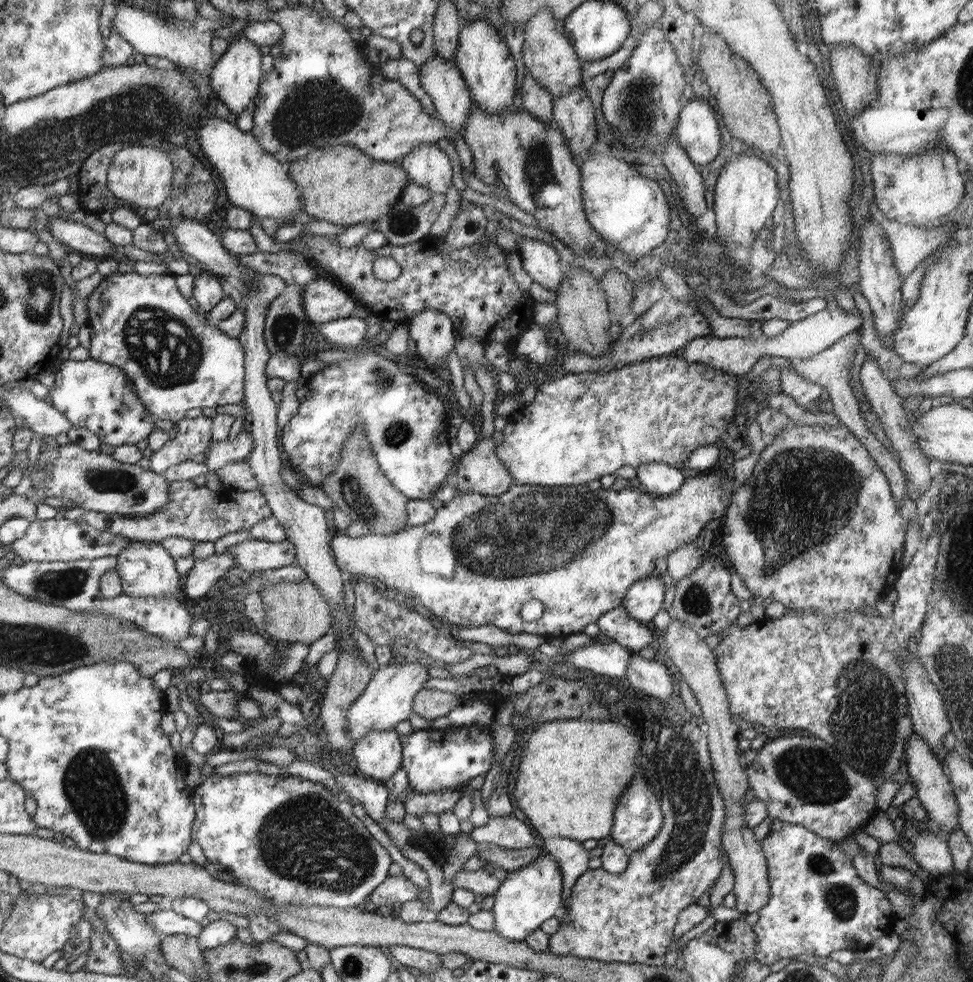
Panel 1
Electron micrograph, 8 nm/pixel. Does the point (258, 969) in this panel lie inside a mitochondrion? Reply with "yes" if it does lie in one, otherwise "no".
yes

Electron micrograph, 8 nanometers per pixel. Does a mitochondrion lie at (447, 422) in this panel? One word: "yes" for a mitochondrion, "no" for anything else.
no

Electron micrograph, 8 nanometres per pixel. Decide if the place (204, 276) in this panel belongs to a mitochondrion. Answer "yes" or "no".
no

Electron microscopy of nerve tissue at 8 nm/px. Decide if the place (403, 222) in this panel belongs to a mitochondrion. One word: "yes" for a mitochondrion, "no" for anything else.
yes

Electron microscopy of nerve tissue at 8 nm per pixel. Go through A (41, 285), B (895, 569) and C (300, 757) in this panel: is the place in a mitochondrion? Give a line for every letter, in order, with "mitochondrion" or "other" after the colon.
A: mitochondrion
B: other
C: other

